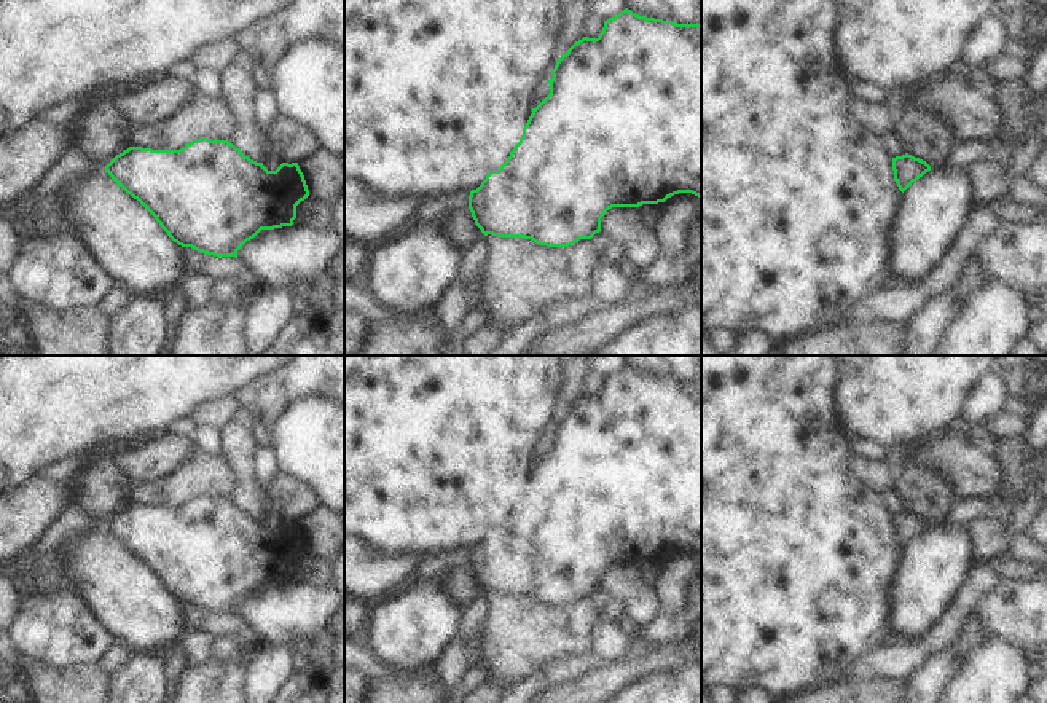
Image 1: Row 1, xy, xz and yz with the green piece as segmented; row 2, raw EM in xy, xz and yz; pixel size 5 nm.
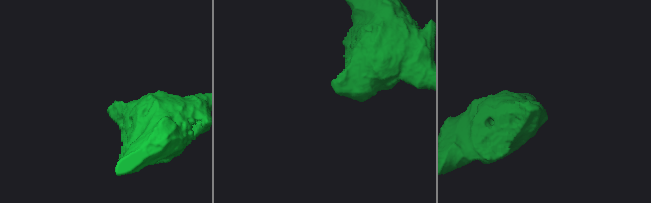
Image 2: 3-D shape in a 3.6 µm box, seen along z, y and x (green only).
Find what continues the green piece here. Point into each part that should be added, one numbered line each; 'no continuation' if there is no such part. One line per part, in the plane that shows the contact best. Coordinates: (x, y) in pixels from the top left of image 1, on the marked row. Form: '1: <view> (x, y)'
no continuation

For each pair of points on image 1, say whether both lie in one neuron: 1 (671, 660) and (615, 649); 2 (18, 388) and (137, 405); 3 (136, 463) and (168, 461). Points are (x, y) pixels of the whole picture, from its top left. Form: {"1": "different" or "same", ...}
{"1": "different", "2": "same", "3": "same"}

